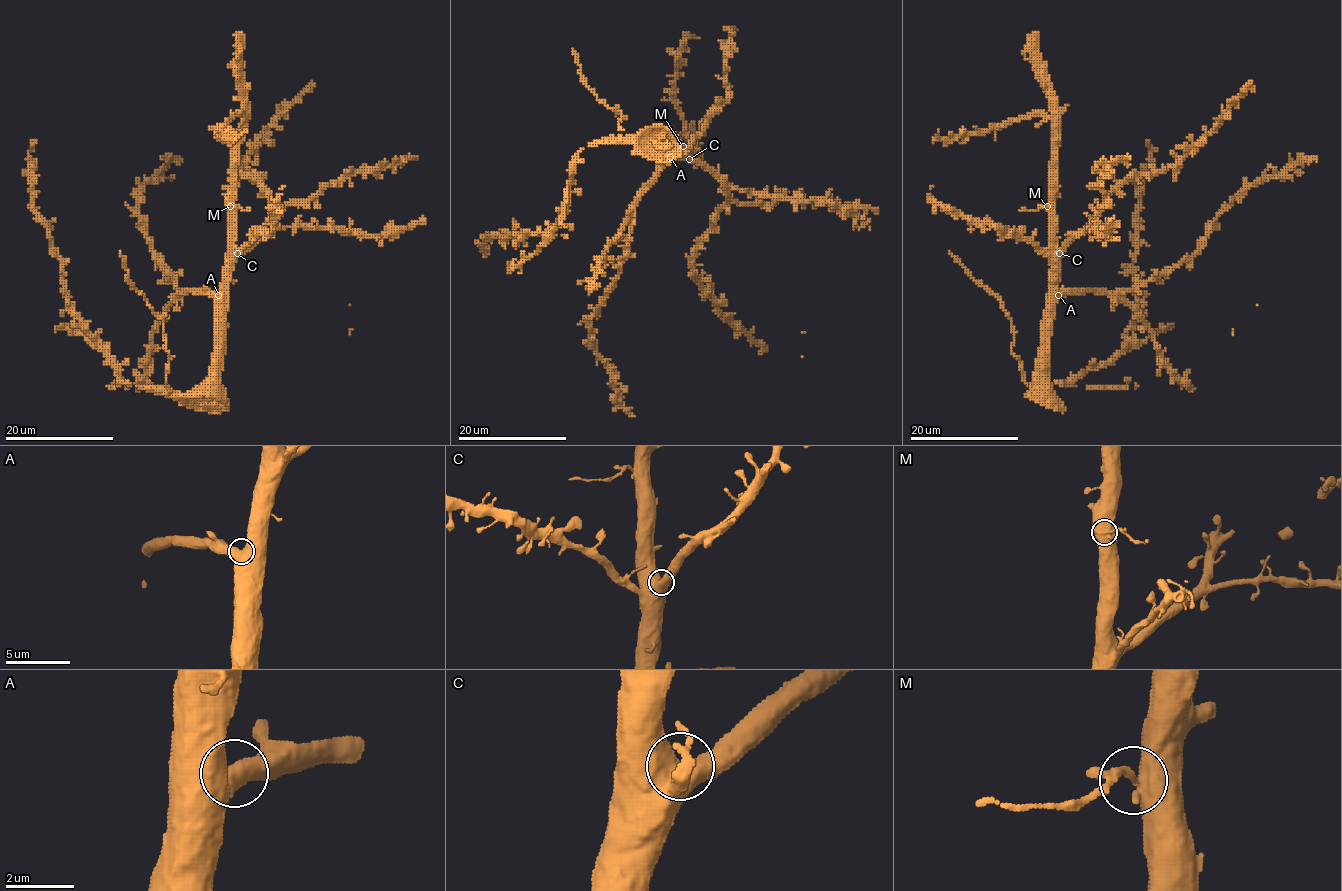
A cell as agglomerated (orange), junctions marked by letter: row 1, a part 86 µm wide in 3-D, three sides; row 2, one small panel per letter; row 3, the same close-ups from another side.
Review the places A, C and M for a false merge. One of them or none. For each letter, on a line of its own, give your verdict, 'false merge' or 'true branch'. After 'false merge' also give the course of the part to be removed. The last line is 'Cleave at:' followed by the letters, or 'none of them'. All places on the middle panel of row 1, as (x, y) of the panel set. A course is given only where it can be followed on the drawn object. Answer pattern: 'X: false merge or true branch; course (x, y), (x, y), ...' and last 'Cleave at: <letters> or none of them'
A: true branch
C: true branch
M: false merge; course (683, 147), (687, 147), (699, 133), (701, 120)
Cleave at: M

